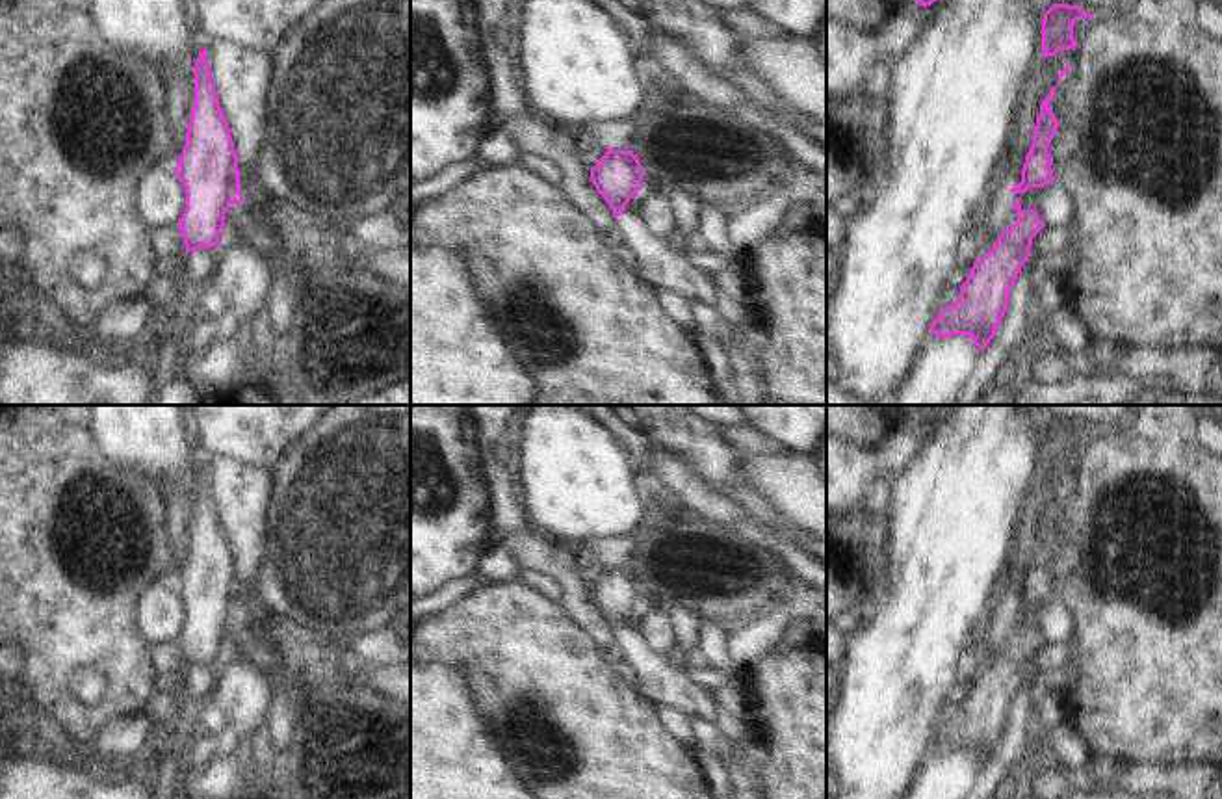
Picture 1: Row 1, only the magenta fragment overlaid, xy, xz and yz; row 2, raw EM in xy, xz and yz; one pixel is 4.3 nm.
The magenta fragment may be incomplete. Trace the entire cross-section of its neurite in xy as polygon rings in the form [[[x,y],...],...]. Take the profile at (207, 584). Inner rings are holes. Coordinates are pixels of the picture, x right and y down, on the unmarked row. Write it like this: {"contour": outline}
{"contour": [[[206,465],[195,478],[195,515],[186,548],[186,561],[175,589],[186,604],[186,626],[178,637],[186,671],[219,660],[225,630],[232,619],[243,619],[238,570],[215,500]]]}

